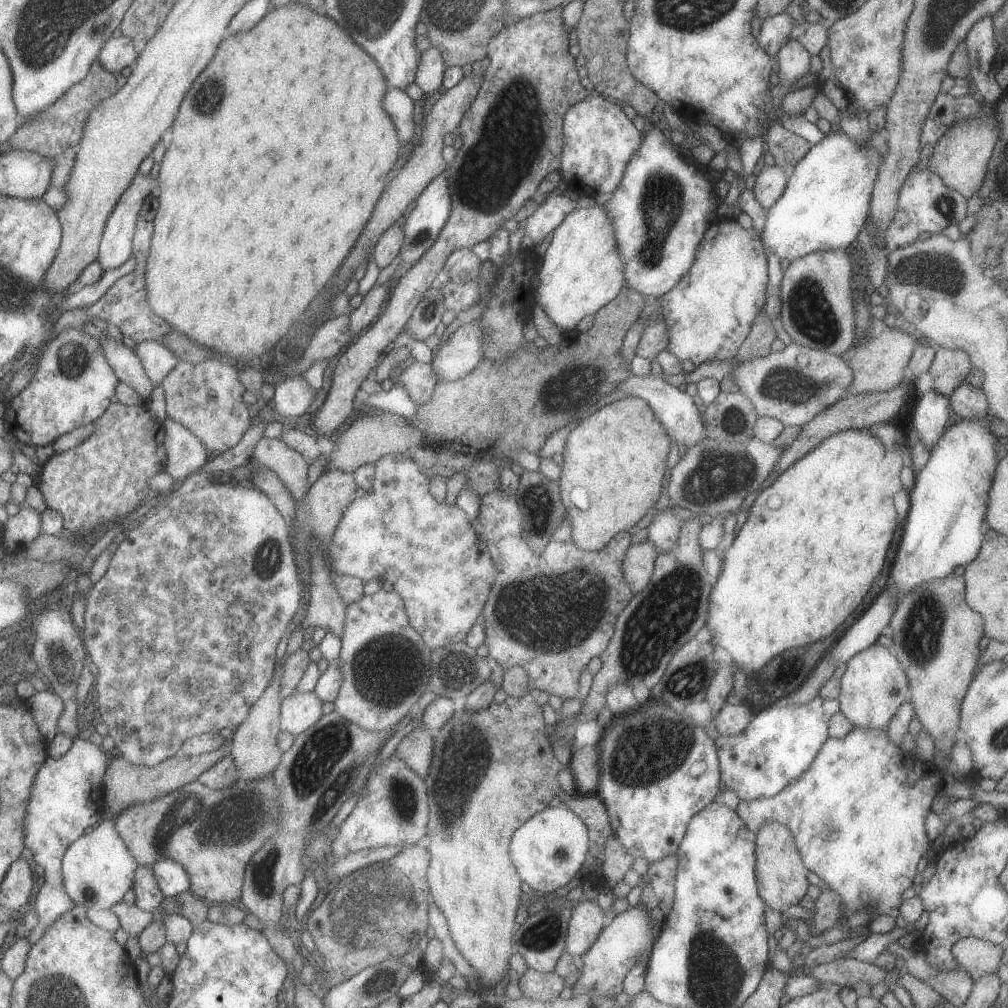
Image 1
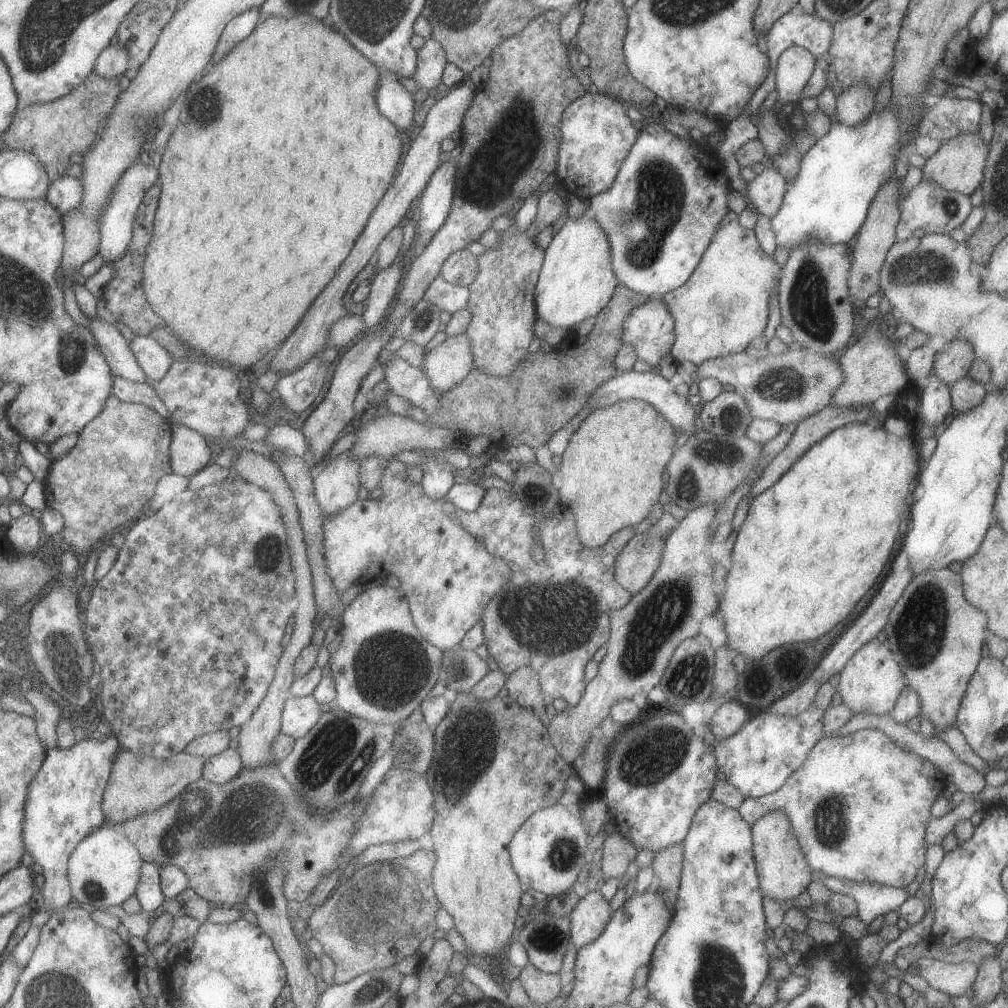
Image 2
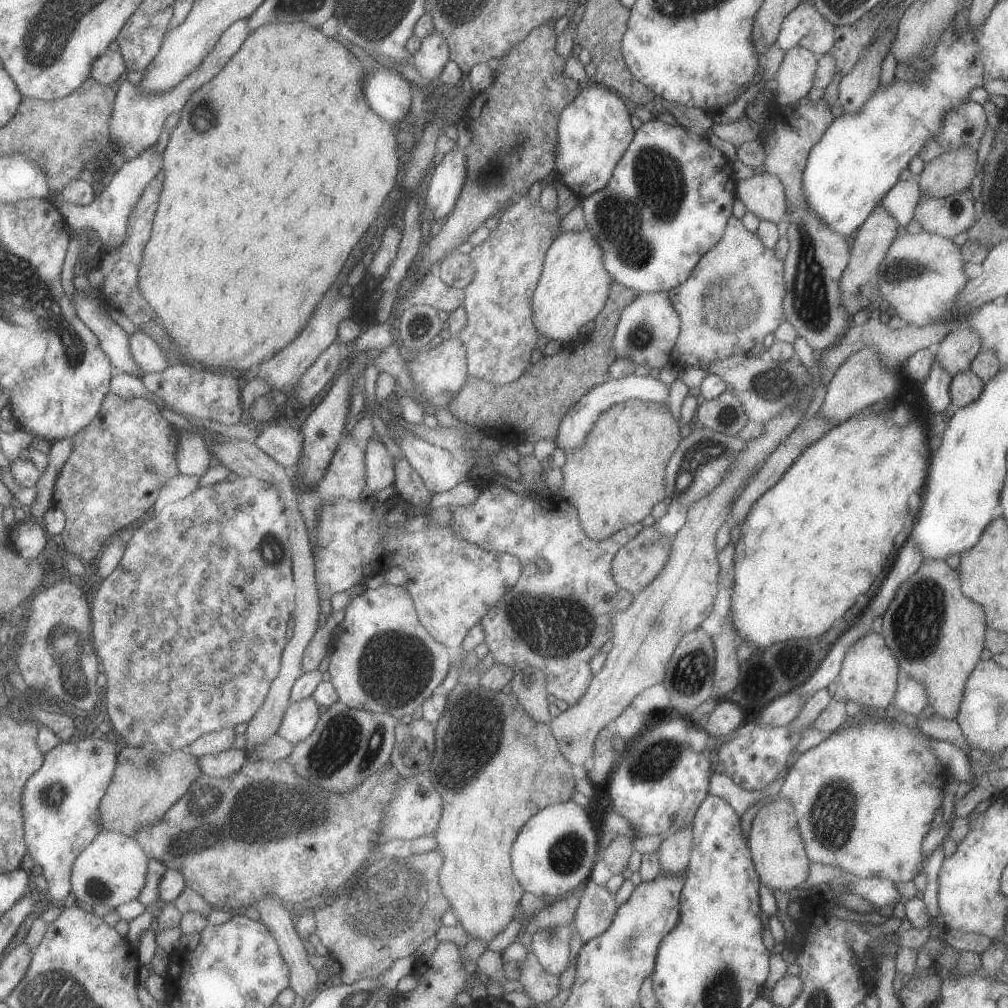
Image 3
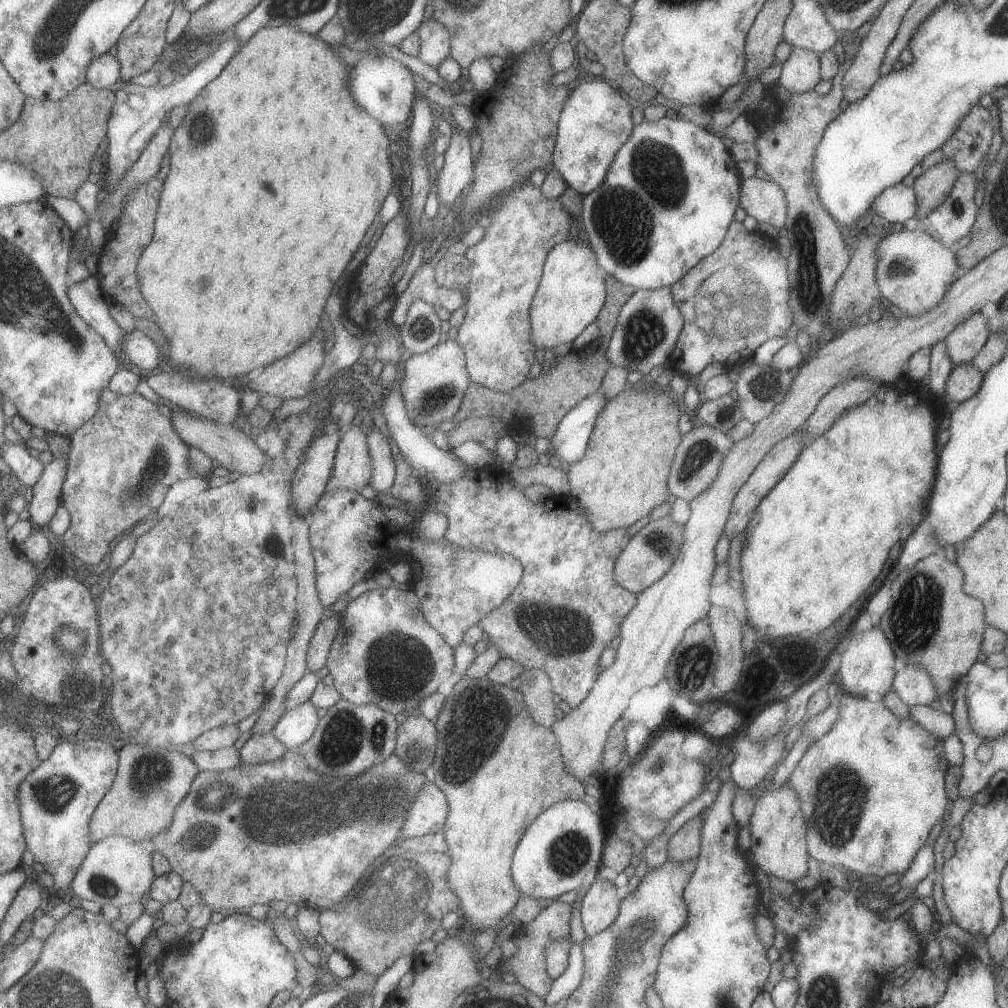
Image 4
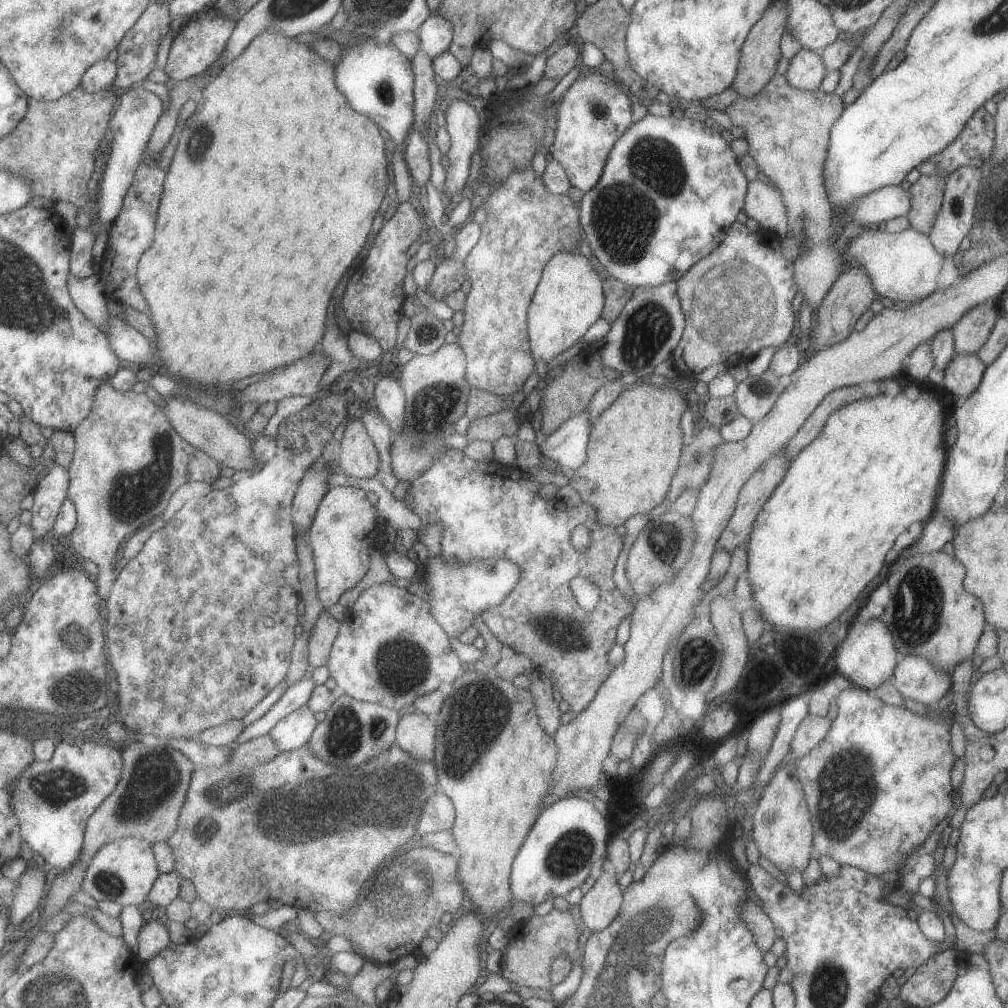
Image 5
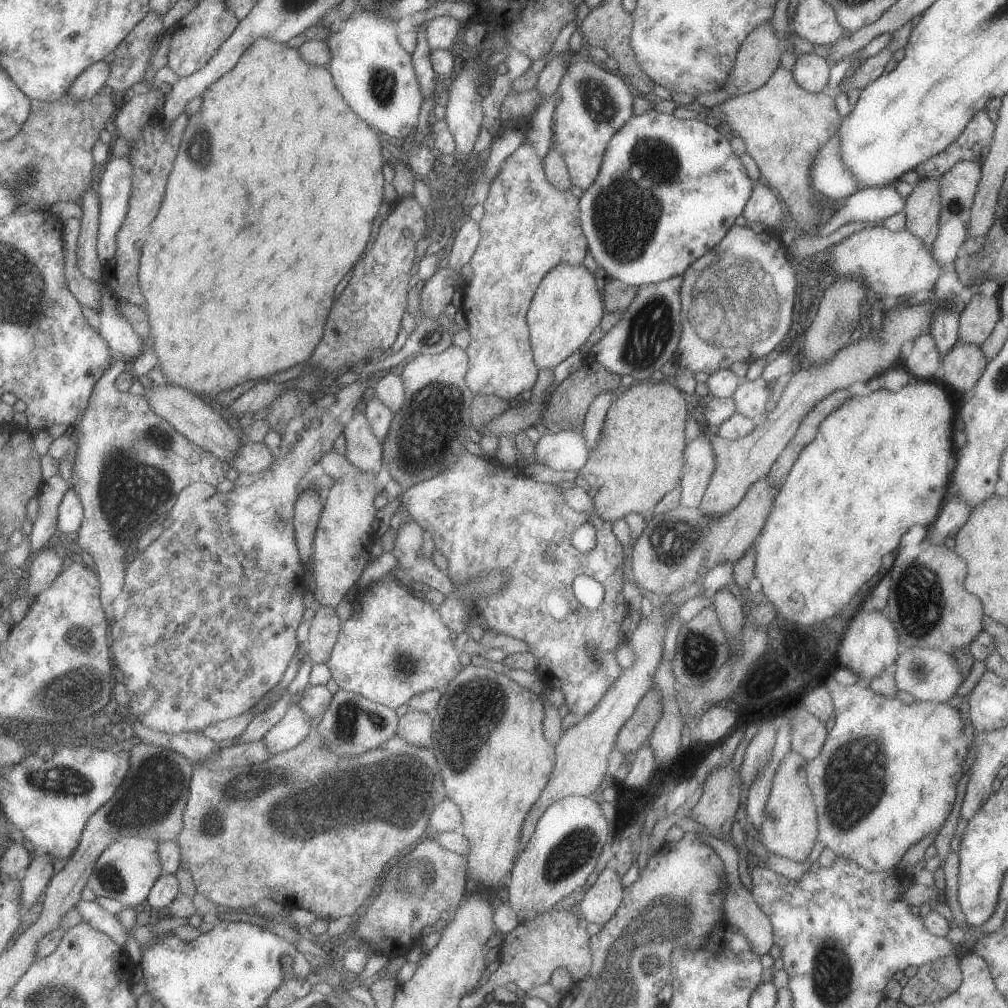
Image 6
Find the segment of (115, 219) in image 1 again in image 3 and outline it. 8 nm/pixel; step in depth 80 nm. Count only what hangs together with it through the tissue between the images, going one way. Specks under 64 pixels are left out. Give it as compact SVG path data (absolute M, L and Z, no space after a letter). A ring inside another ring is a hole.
M150 150L131 162L125 162L113 176L111 183L99 192L94 204L84 206L70 201L58 201L56 206L63 212L72 229L85 231L88 228L96 230L104 247L119 247L129 235L130 221L134 207L140 202L148 185L165 168L165 152Z

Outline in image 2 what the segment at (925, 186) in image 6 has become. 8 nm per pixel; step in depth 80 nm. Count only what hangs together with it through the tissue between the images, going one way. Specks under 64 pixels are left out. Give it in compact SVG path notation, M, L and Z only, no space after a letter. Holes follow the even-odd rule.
M964 133L947 140L923 166L923 178L947 191L970 195L980 188L989 151L989 142L983 142L980 133Z

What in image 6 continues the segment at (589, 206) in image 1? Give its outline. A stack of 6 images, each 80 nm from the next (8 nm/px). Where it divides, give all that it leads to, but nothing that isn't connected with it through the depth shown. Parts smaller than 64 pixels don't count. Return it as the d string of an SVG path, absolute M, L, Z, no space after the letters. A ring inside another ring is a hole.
M557 264L544 276L529 312L535 359L539 367L554 369L572 356L598 328L605 313L605 302L600 298L596 280L586 267L583 264Z

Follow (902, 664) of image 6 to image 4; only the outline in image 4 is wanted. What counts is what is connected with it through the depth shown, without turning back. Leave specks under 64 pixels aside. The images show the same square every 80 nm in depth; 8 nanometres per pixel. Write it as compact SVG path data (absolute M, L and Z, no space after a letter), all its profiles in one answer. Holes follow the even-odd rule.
M912 663L906 664L904 670L895 674L893 689L910 710L916 705L931 705L939 698L939 692L928 671Z

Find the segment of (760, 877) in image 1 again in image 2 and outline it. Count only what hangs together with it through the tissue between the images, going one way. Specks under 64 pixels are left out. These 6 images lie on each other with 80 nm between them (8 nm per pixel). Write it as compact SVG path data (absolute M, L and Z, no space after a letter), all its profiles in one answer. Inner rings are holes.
M782 809L767 812L751 826L751 833L753 855L763 894L778 902L786 902L786 900L793 899L804 892L811 883L812 870L788 815Z

